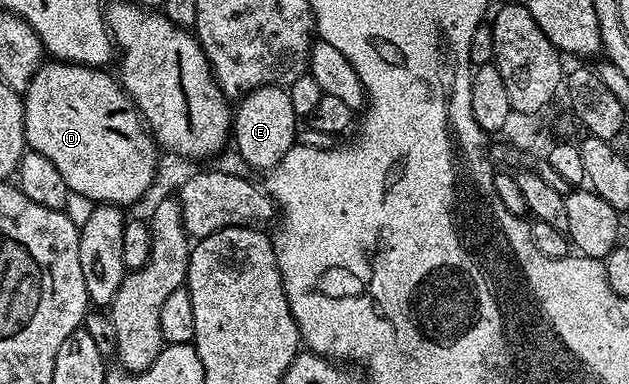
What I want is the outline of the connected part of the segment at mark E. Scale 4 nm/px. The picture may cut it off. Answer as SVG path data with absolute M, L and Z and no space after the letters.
M260 85L237 100L232 111L232 147L250 167L268 173L296 145L300 116L292 109L289 90L276 85Z

